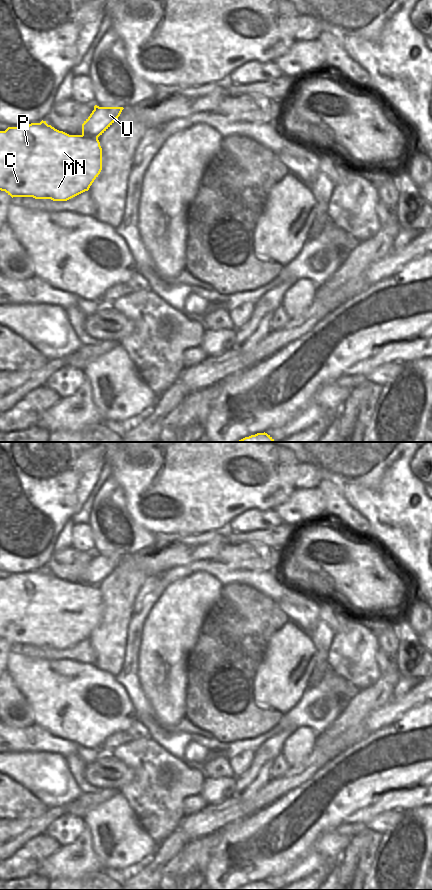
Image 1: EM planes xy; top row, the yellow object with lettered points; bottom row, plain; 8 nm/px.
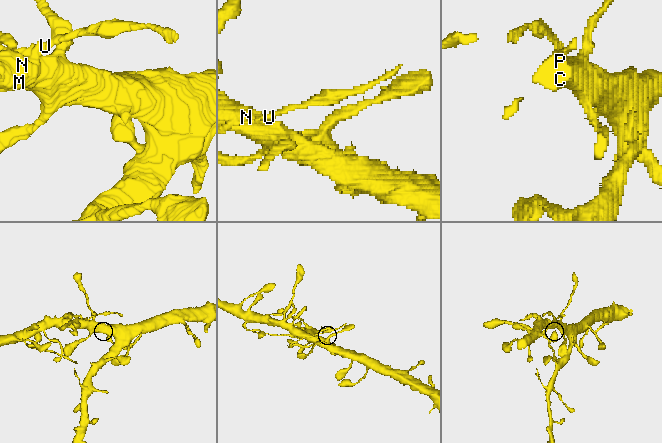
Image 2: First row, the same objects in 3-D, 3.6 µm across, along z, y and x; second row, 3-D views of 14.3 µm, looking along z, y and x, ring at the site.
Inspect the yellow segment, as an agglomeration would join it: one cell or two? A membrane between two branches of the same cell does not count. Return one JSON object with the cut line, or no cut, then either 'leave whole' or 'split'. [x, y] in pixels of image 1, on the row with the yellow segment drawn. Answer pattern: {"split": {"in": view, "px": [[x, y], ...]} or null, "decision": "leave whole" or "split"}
{"split": {"in": "xy", "px": [[82, 134], [97, 137]]}, "decision": "split"}

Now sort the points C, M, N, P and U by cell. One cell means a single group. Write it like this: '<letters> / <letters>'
C M N P / U

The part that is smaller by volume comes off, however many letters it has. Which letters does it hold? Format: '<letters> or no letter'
U

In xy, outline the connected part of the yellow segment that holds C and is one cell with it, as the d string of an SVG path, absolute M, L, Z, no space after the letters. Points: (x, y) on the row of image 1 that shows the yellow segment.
M40 123L0 131L0 190L12 198L67 201L88 191L101 170L102 148L98 137L69 135Z

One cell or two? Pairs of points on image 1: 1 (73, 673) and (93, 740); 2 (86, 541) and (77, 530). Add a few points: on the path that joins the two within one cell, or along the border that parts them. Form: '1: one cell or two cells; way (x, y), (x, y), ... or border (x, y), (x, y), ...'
1: one cell; way (73, 690), (73, 696), (85, 708), (87, 723)
2: one cell; way (83, 538), (80, 533)

